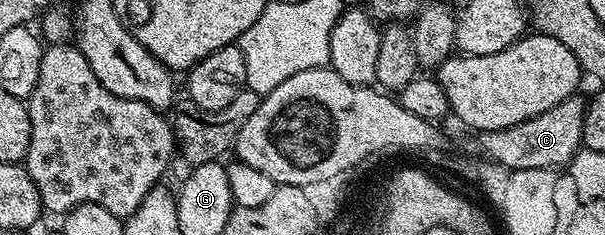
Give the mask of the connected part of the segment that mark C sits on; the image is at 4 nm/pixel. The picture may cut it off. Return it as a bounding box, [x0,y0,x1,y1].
[480,94,586,170]

